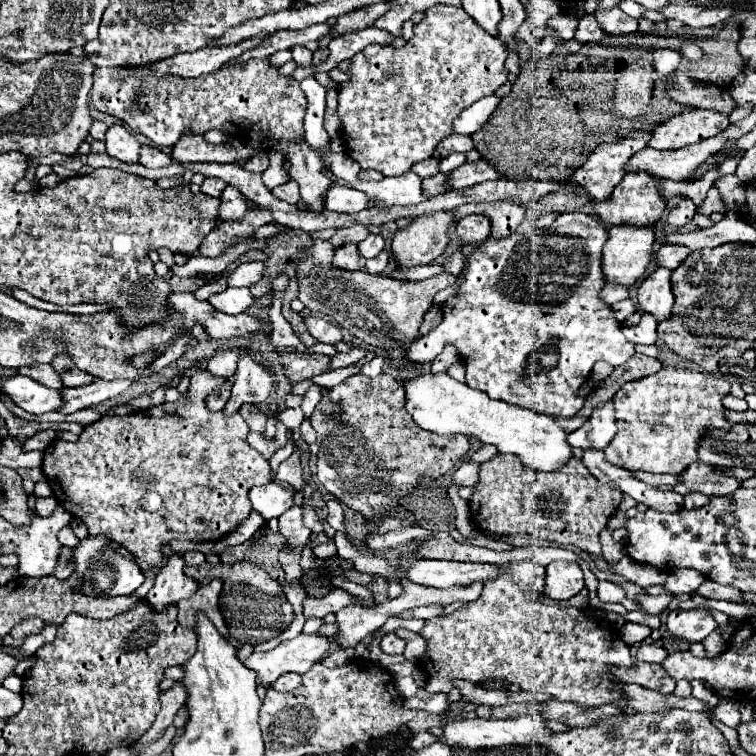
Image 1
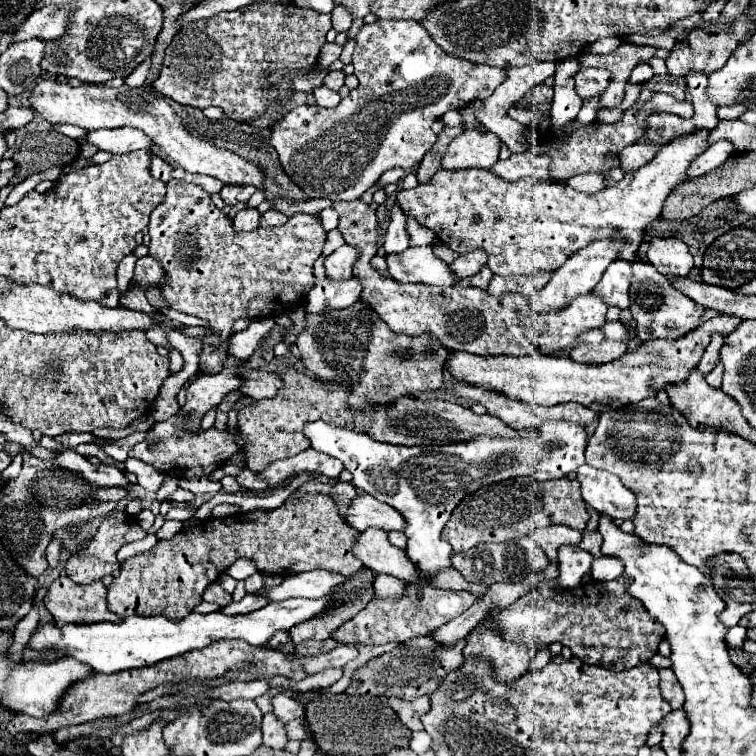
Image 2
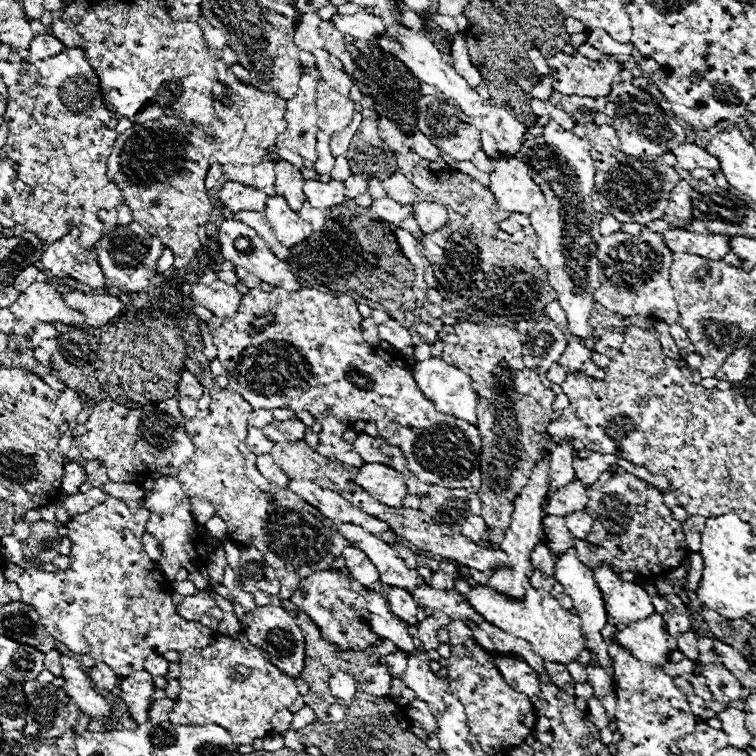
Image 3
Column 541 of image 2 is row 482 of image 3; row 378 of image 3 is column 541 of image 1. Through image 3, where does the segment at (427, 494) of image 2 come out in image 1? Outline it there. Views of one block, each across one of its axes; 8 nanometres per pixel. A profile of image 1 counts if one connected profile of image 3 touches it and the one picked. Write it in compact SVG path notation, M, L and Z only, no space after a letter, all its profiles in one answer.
M570 212L570 214L560 214L552 226L564 226L566 234L548 234L548 230L534 230L528 234L510 234L504 240L486 240L468 260L468 268L464 270L464 282L460 284L458 292L448 298L448 302L442 306L444 310L444 320L432 330L428 332L420 342L414 342L408 350L408 358L410 360L434 360L438 352L442 352L442 348L446 344L454 344L462 356L462 362L466 366L466 386L474 388L474 390L482 390L484 394L488 394L492 400L502 400L506 404L514 404L520 408L528 408L552 418L572 418L576 416L576 412L584 406L584 398L580 398L580 386L588 380L592 366L598 360L604 360L608 364L624 364L630 356L634 356L634 344L630 344L626 340L626 336L622 334L622 324L614 318L612 308L598 296L600 288L606 284L604 276L602 276L602 246L608 238L606 228L594 220L588 214L580 214L580 212Z

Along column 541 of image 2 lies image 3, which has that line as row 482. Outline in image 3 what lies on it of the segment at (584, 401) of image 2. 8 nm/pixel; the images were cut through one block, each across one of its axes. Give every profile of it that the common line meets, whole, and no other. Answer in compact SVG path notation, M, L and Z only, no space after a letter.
M384 464L360 466L354 476L354 482L358 486L362 486L370 496L374 496L374 500L378 500L390 508L402 506L402 500L408 494L404 476Z

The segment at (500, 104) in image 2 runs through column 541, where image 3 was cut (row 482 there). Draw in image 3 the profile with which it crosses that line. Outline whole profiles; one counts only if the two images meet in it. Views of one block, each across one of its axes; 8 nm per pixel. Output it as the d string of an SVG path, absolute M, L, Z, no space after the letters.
M74 462L64 464L64 478L62 478L62 492L64 494L72 494L72 492L80 490L84 480L86 480L86 472L80 464L74 464Z

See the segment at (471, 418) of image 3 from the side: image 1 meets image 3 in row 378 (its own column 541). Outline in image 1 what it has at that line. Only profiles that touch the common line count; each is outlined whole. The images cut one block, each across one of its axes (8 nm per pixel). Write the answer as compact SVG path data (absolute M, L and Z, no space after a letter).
M420 374L414 380L404 382L406 410L414 422L436 434L464 434L476 438L482 444L492 444L502 454L518 456L526 466L534 470L558 470L572 458L572 446L566 442L566 430L550 416L536 414L520 406L508 406L488 398L480 390L472 390L466 384L444 374Z

